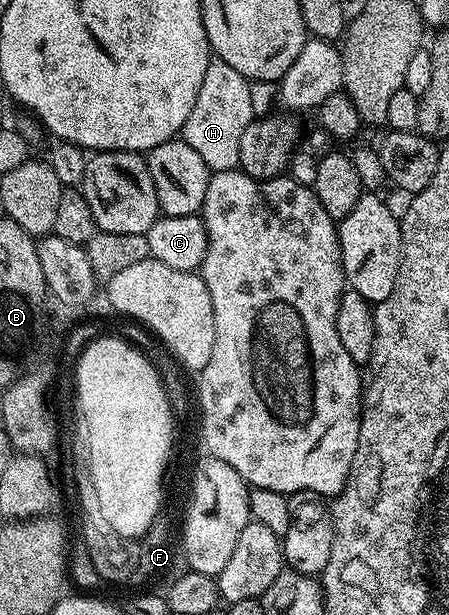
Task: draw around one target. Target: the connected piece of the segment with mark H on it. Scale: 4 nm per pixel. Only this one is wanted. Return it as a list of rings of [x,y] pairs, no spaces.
[[[214,58],[206,66],[198,98],[194,98],[194,110],[190,110],[190,118],[184,123],[182,139],[202,157],[202,162],[206,162],[212,172],[231,172],[239,165],[238,146],[246,126],[254,119],[252,88],[250,81],[238,74],[234,66],[226,66],[226,62]]]

